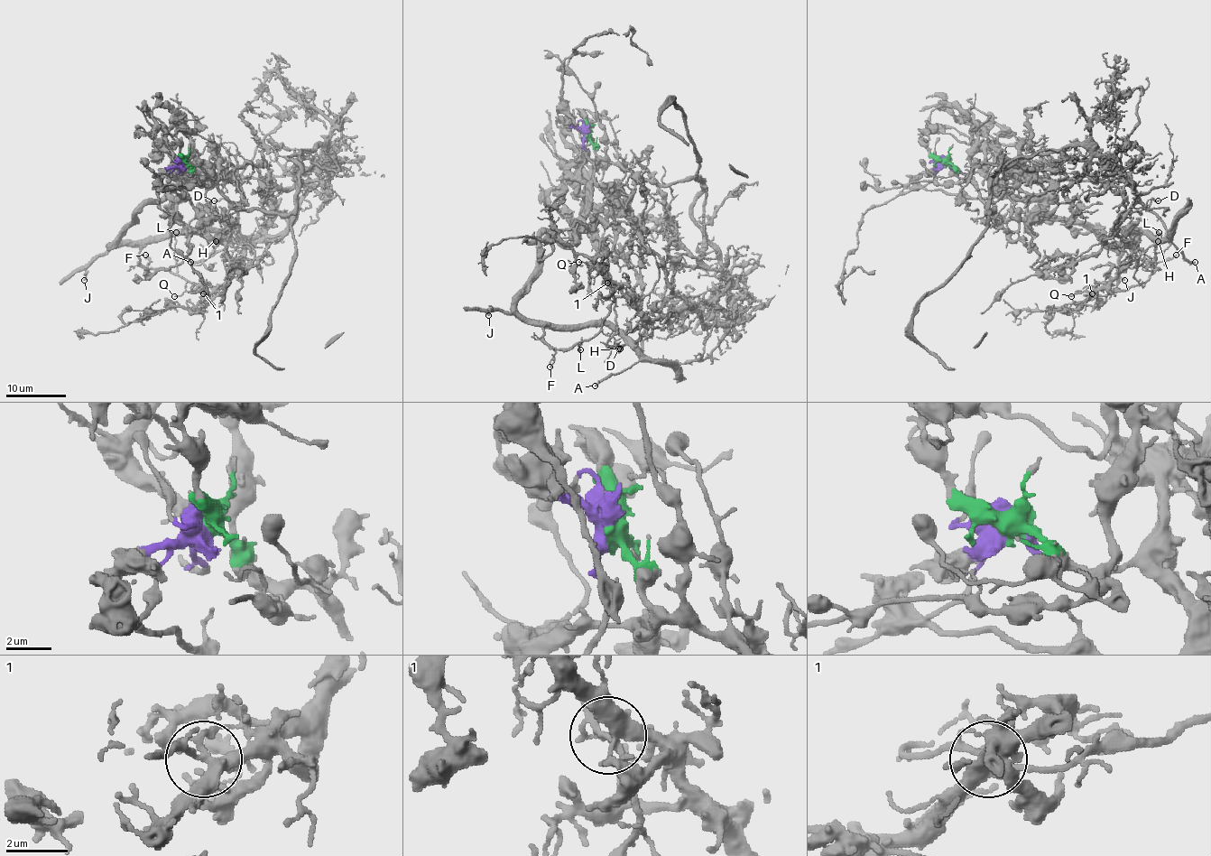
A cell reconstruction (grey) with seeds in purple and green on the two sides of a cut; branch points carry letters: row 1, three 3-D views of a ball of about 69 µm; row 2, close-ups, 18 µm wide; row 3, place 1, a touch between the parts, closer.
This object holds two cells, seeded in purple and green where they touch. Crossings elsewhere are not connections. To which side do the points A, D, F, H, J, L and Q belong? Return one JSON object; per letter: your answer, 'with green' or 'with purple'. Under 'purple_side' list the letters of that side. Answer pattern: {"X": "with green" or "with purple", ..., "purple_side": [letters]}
{"A": "with purple", "D": "with purple", "F": "with purple", "H": "with purple", "J": "with purple", "L": "with purple", "Q": "with purple", "purple_side": ["A", "D", "F", "H", "J", "L", "Q"]}

